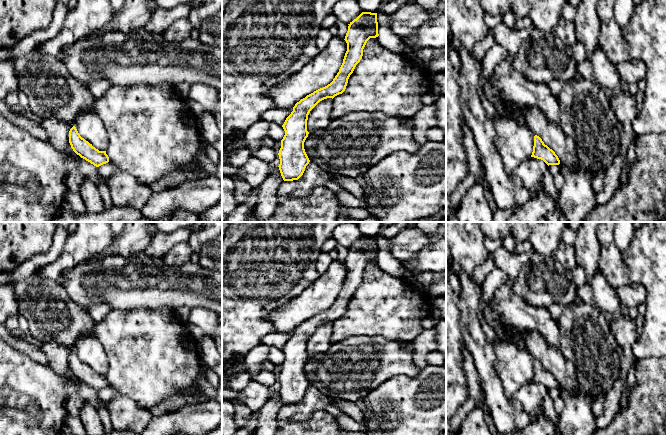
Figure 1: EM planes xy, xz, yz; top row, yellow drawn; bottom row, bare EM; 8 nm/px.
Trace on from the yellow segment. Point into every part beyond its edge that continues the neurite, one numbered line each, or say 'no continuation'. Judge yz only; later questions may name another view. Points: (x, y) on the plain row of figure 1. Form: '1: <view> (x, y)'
no continuation

